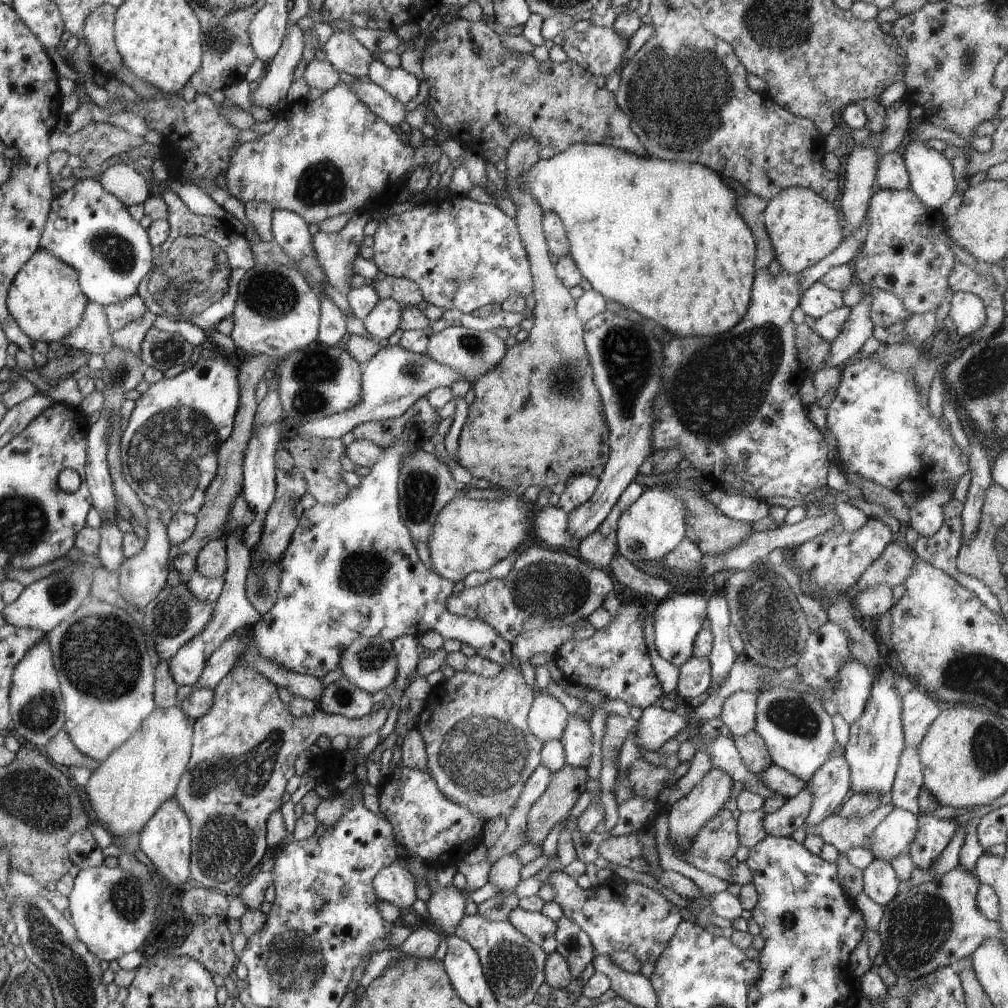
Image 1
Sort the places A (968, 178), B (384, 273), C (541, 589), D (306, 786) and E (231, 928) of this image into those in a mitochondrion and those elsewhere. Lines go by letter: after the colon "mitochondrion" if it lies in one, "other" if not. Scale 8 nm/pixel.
A: other
B: other
C: mitochondrion
D: other
E: other

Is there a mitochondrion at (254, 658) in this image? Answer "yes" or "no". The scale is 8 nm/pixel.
no

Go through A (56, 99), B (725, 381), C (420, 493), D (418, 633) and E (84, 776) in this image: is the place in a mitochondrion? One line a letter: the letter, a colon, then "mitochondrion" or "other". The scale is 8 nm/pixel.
A: other
B: mitochondrion
C: mitochondrion
D: other
E: other

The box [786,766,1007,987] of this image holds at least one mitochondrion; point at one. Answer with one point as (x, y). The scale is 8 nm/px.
(917, 929)

